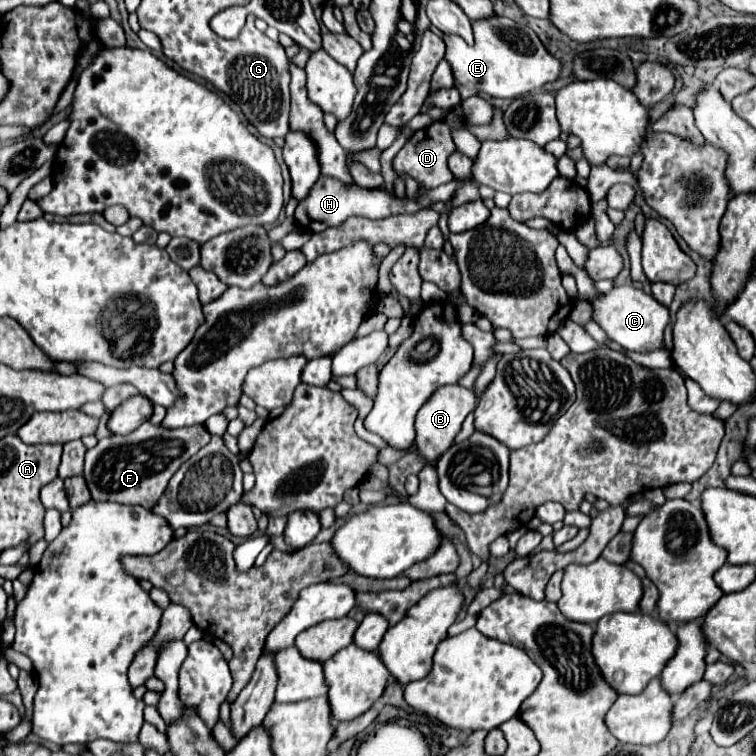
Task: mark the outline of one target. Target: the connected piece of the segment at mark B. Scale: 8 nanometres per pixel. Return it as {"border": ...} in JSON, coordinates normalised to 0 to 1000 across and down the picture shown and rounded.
{"border":[[[591,509],[591,512],[578,515],[552,546],[552,554],[549,554],[552,597],[549,597],[549,602],[554,607],[560,607],[562,612],[570,612],[578,604],[583,604],[599,589],[602,575],[610,570],[615,552],[628,541],[628,536],[631,536],[631,525],[623,515],[615,515],[610,509]]]}

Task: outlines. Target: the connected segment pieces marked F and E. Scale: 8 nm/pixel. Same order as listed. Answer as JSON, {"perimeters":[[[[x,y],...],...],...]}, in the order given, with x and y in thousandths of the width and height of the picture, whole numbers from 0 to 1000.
{"perimeters":[[[[197,557],[171,575],[147,575],[142,581],[131,581],[131,586],[112,599],[110,631],[115,647],[120,649],[123,663],[189,668],[200,673],[200,668],[205,668],[216,655],[221,636],[237,620],[237,615],[271,591],[276,581],[279,575],[269,562],[216,567],[213,562],[200,562]]],[[[644,22],[626,30],[628,57],[618,60],[607,46],[586,46],[589,57],[589,81],[597,86],[602,115],[610,128],[647,126],[647,128],[671,128],[681,131],[700,120],[716,118],[721,110],[739,102],[739,81],[724,70],[713,49],[700,36],[687,36],[684,28],[673,22]]]]}

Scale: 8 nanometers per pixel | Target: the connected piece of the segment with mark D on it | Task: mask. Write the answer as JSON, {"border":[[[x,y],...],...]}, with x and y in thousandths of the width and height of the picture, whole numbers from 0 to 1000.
{"border":[[[575,160],[567,168],[562,168],[557,173],[549,173],[541,181],[536,194],[520,210],[520,224],[522,224],[525,231],[546,234],[552,239],[552,245],[560,247],[560,250],[575,250],[575,247],[601,237],[593,221],[593,208],[599,200],[602,200],[602,189],[597,184],[594,165],[589,160]]]}

